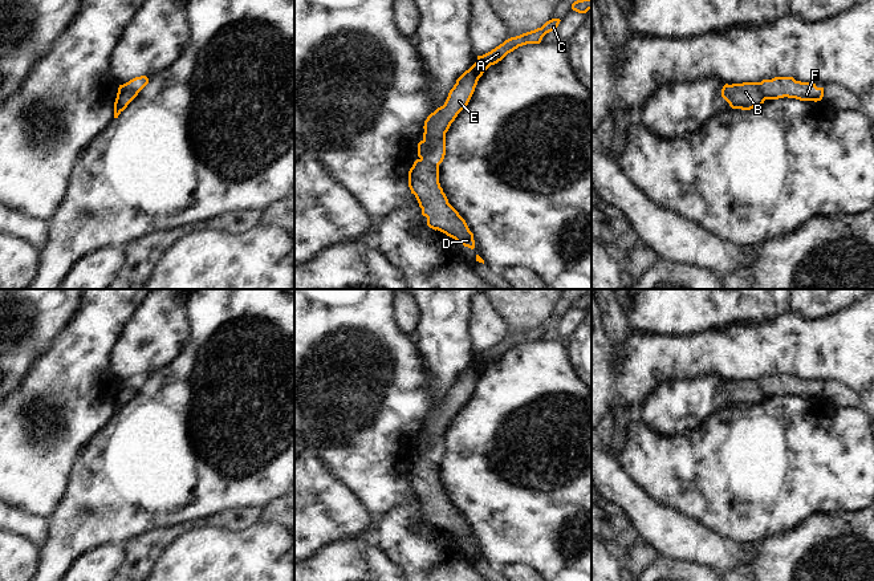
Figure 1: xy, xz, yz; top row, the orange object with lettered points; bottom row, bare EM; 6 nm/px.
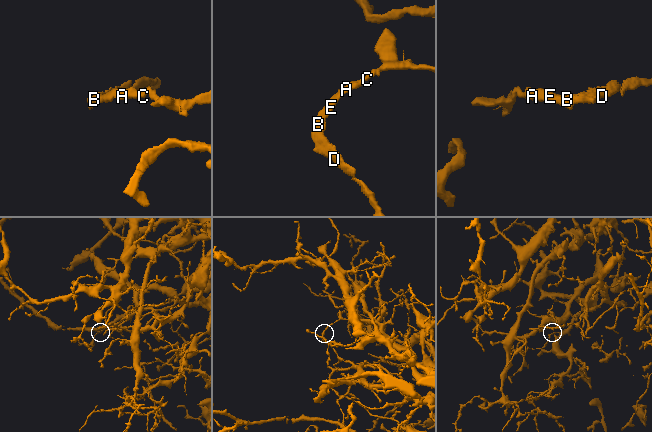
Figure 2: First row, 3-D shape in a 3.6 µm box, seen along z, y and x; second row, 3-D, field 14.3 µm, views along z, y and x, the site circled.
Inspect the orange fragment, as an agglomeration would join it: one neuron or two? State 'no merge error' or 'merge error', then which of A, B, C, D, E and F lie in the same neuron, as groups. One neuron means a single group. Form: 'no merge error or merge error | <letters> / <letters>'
merge error | A B C E / D F

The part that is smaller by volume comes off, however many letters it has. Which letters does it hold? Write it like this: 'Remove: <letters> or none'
Remove: D, F

